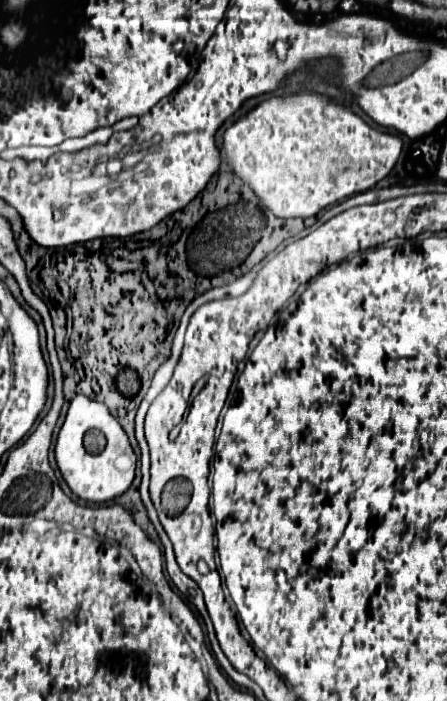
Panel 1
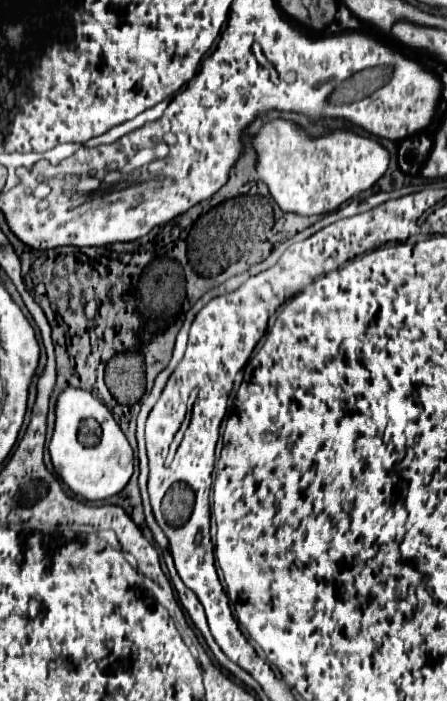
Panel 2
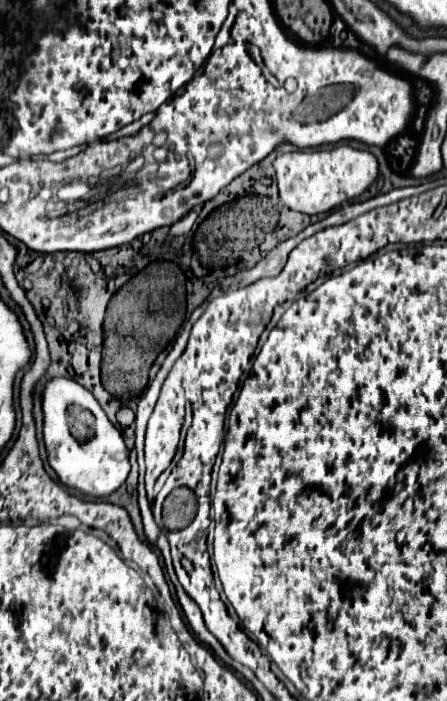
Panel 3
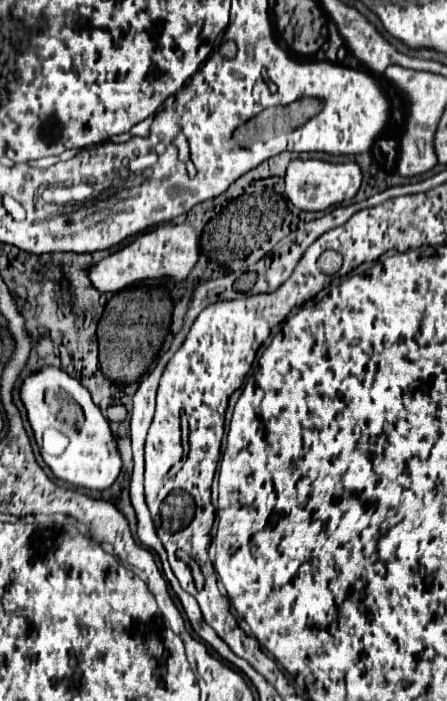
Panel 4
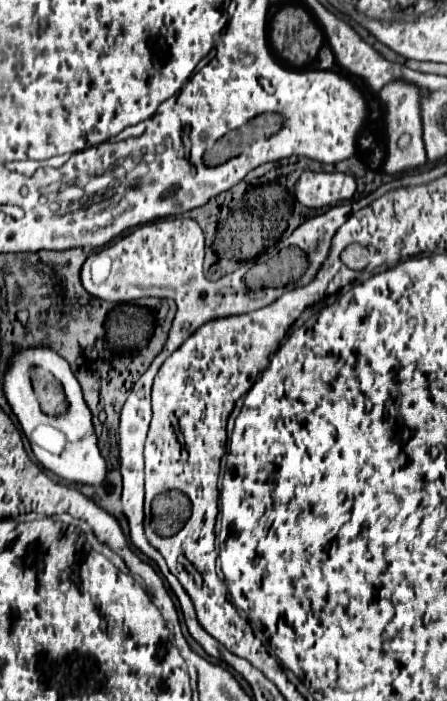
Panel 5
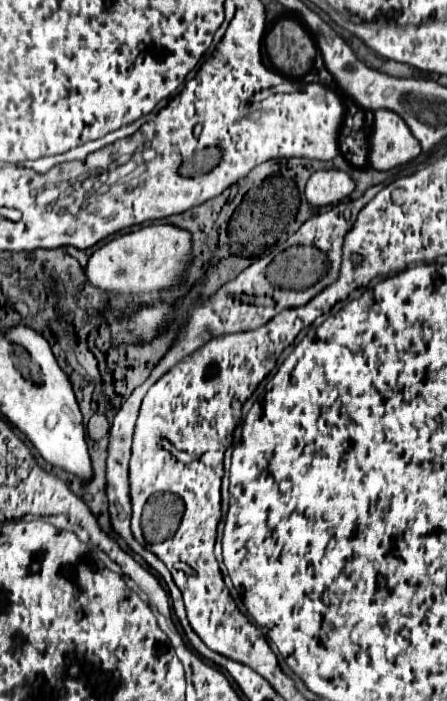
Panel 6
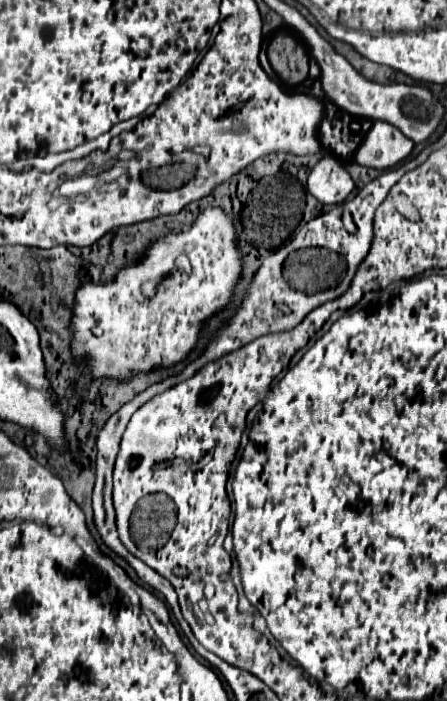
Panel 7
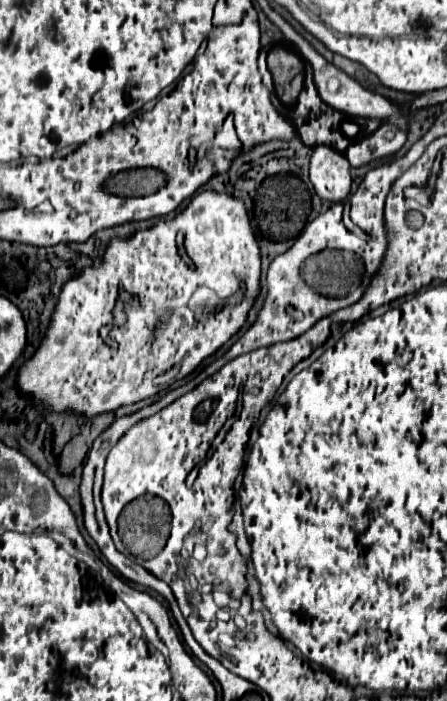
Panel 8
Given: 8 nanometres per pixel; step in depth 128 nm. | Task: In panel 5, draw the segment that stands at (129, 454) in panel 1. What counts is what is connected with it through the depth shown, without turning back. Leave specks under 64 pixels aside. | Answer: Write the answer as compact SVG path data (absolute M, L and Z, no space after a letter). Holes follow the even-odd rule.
M48 348L22 350L20 354L14 356L10 370L6 372L4 392L6 392L6 398L8 398L14 414L18 416L18 420L22 424L26 438L30 440L34 456L46 470L50 470L56 476L60 476L68 482L74 482L74 484L90 484L90 486L104 484L108 468L106 468L106 460L98 446L98 436L94 432L92 410L88 408L88 404L82 396L82 388L70 370L70 364L64 358L60 358L56 352L52 352ZM44 364L52 368L48 372L54 374L56 380L64 386L64 392L66 392L66 398L70 404L68 412L64 416L46 416L40 412L38 398L32 388L32 376L36 374L36 370L44 370Z

